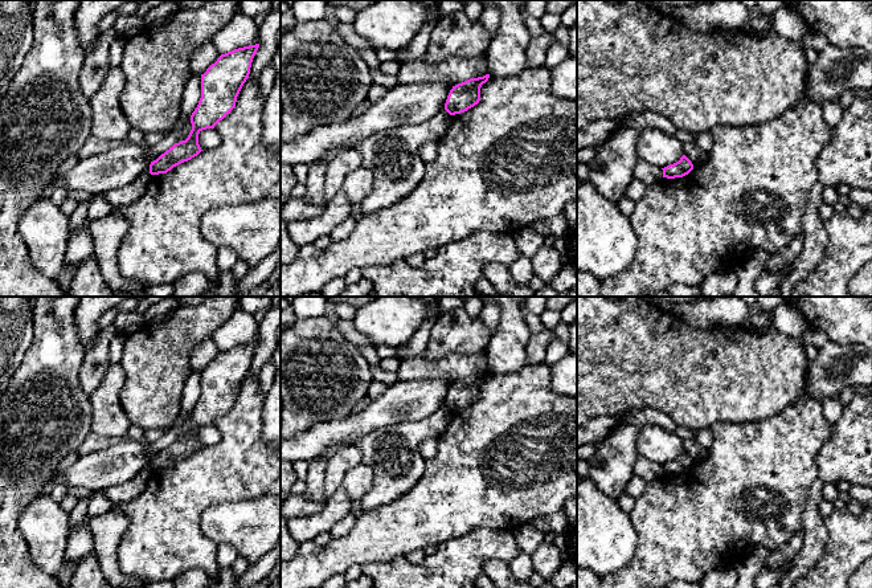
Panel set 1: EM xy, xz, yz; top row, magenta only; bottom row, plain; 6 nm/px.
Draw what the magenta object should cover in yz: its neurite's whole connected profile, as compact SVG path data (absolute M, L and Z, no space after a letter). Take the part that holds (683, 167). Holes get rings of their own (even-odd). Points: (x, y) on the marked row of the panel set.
M683 155L679 162L670 164L663 170L663 177L675 179L688 175L693 170L691 160Z

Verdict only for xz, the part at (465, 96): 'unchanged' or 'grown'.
unchanged

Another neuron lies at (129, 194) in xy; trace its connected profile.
M143 172L127 185L107 191L105 193L106 201L111 208L128 205L136 201L143 195L151 176L150 172Z

